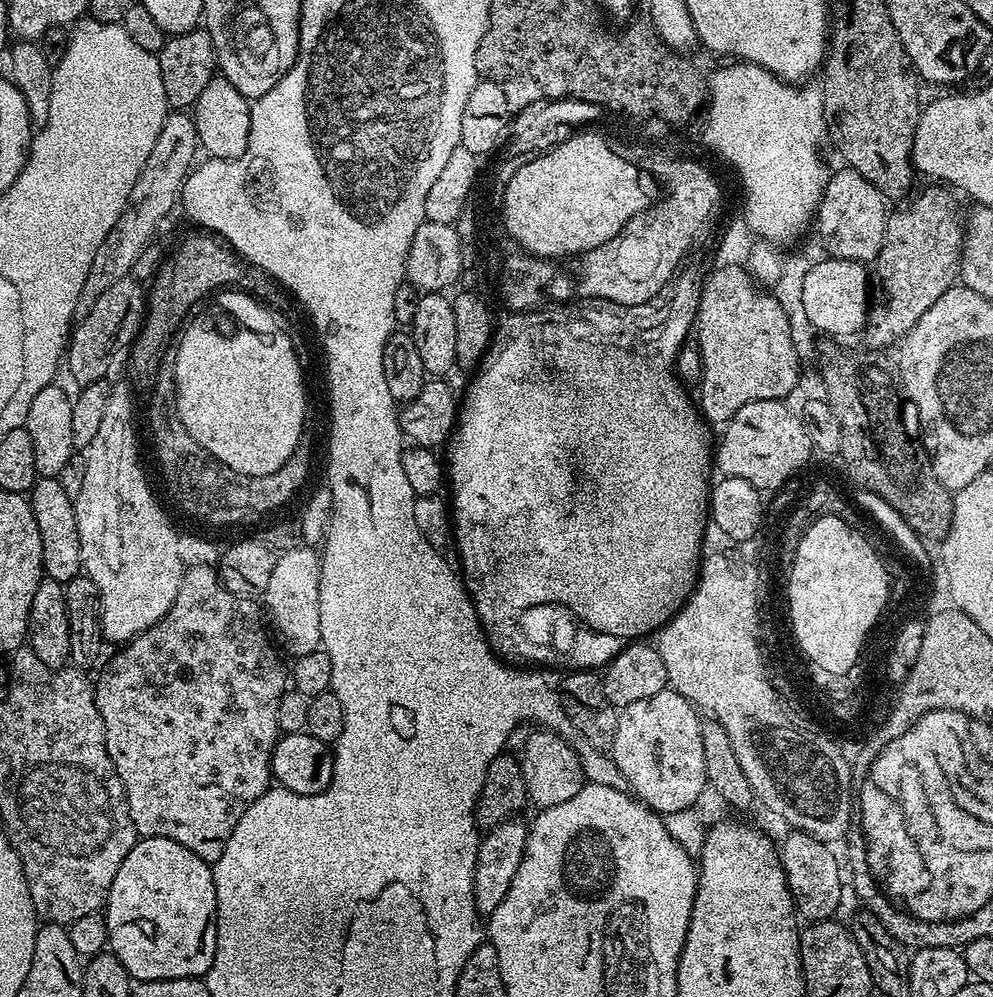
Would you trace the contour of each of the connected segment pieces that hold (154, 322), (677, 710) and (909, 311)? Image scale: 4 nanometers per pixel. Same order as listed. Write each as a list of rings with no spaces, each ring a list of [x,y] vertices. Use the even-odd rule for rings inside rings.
[[[212,234],[200,235],[204,236],[186,237],[165,260],[163,257],[159,261],[146,292],[144,320],[136,334],[140,344],[132,341],[130,345],[136,349],[136,368],[162,366],[166,350],[172,345],[173,340],[179,337],[190,319],[190,313],[197,307],[195,304],[203,296],[211,297],[225,286],[248,286],[244,284],[250,283],[258,276],[257,268],[237,256],[227,243],[221,242]]]
[[[665,690],[654,698],[642,698],[617,715],[610,755],[637,800],[654,812],[686,811],[709,787],[706,758],[702,758],[701,717],[684,696]]]
[[[944,186],[932,187],[936,188],[917,191],[900,206],[905,208],[897,212],[895,209],[886,222],[882,250],[874,261],[874,284],[880,287],[884,300],[877,304],[875,301],[869,307],[868,322],[862,329],[862,336],[872,343],[869,345],[873,349],[884,350],[887,344],[899,342],[912,329],[914,322],[918,322],[918,318],[957,283],[960,275],[966,224],[962,212],[956,209],[953,193]]]

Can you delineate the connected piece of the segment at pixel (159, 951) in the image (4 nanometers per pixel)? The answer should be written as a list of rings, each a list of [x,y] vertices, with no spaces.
[[[146,836],[137,839],[136,845],[122,858],[122,866],[118,866],[118,874],[114,874],[114,886],[110,886],[108,903],[106,905],[106,919],[108,921],[108,948],[112,955],[122,962],[133,981],[145,980],[187,980],[189,978],[203,978],[208,975],[210,966],[214,962],[216,953],[216,887],[212,877],[212,865],[207,864],[198,854],[186,850],[186,846],[178,846],[170,838]]]

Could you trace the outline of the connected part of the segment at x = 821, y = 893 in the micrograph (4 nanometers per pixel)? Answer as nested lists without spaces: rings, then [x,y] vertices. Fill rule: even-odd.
[[[792,830],[784,837],[785,840],[781,839],[778,844],[780,861],[784,867],[786,882],[792,901],[796,904],[797,913],[808,922],[833,919],[838,910],[838,898],[841,897],[844,882],[840,875],[841,861],[840,864],[836,861],[835,854],[828,849],[831,847],[825,841],[814,838],[810,834]]]

